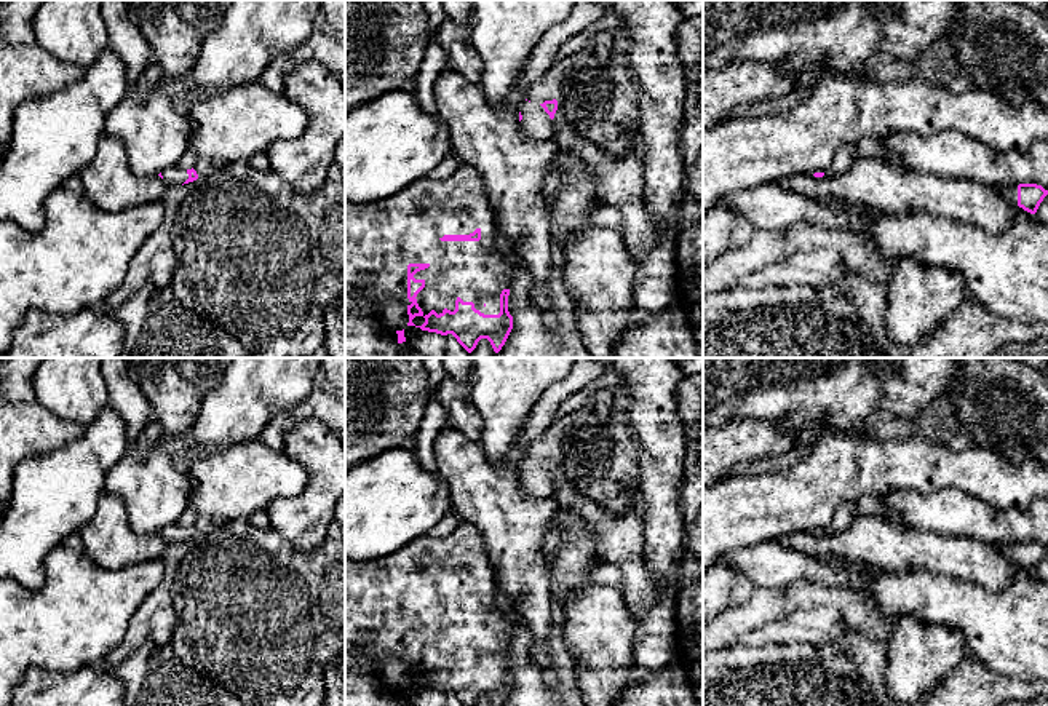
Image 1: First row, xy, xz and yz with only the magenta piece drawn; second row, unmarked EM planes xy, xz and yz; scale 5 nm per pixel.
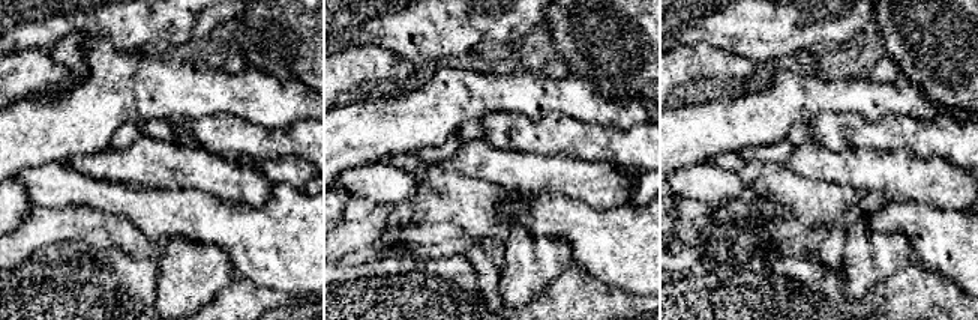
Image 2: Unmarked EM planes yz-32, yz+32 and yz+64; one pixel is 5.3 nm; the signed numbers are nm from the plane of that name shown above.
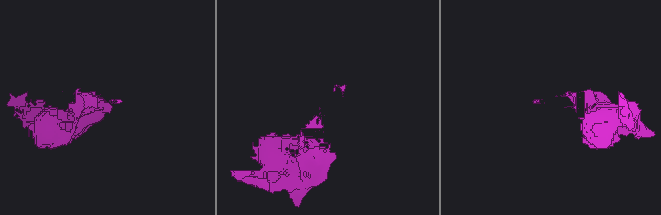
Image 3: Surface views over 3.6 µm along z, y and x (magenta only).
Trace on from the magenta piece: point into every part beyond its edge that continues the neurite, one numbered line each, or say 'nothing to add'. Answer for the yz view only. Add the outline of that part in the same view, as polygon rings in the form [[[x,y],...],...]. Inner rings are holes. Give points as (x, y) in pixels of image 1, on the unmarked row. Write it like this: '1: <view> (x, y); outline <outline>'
1: yz (1010, 550); outline [[[1000,543],[1003,554],[1013,561],[1018,562],[1018,543]]]

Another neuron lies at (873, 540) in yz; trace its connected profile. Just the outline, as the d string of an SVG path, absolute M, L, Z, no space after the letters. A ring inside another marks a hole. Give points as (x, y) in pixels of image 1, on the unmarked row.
M856 516L852 526L839 533L792 533L776 540L778 543L792 548L799 553L818 557L832 556L847 561L869 564L883 572L930 572L944 577L957 578L981 585L987 591L1002 591L1014 577L1018 562L1010 561L1000 543L987 543L960 535L939 535L931 530L917 529L912 526L891 524L882 516Z

